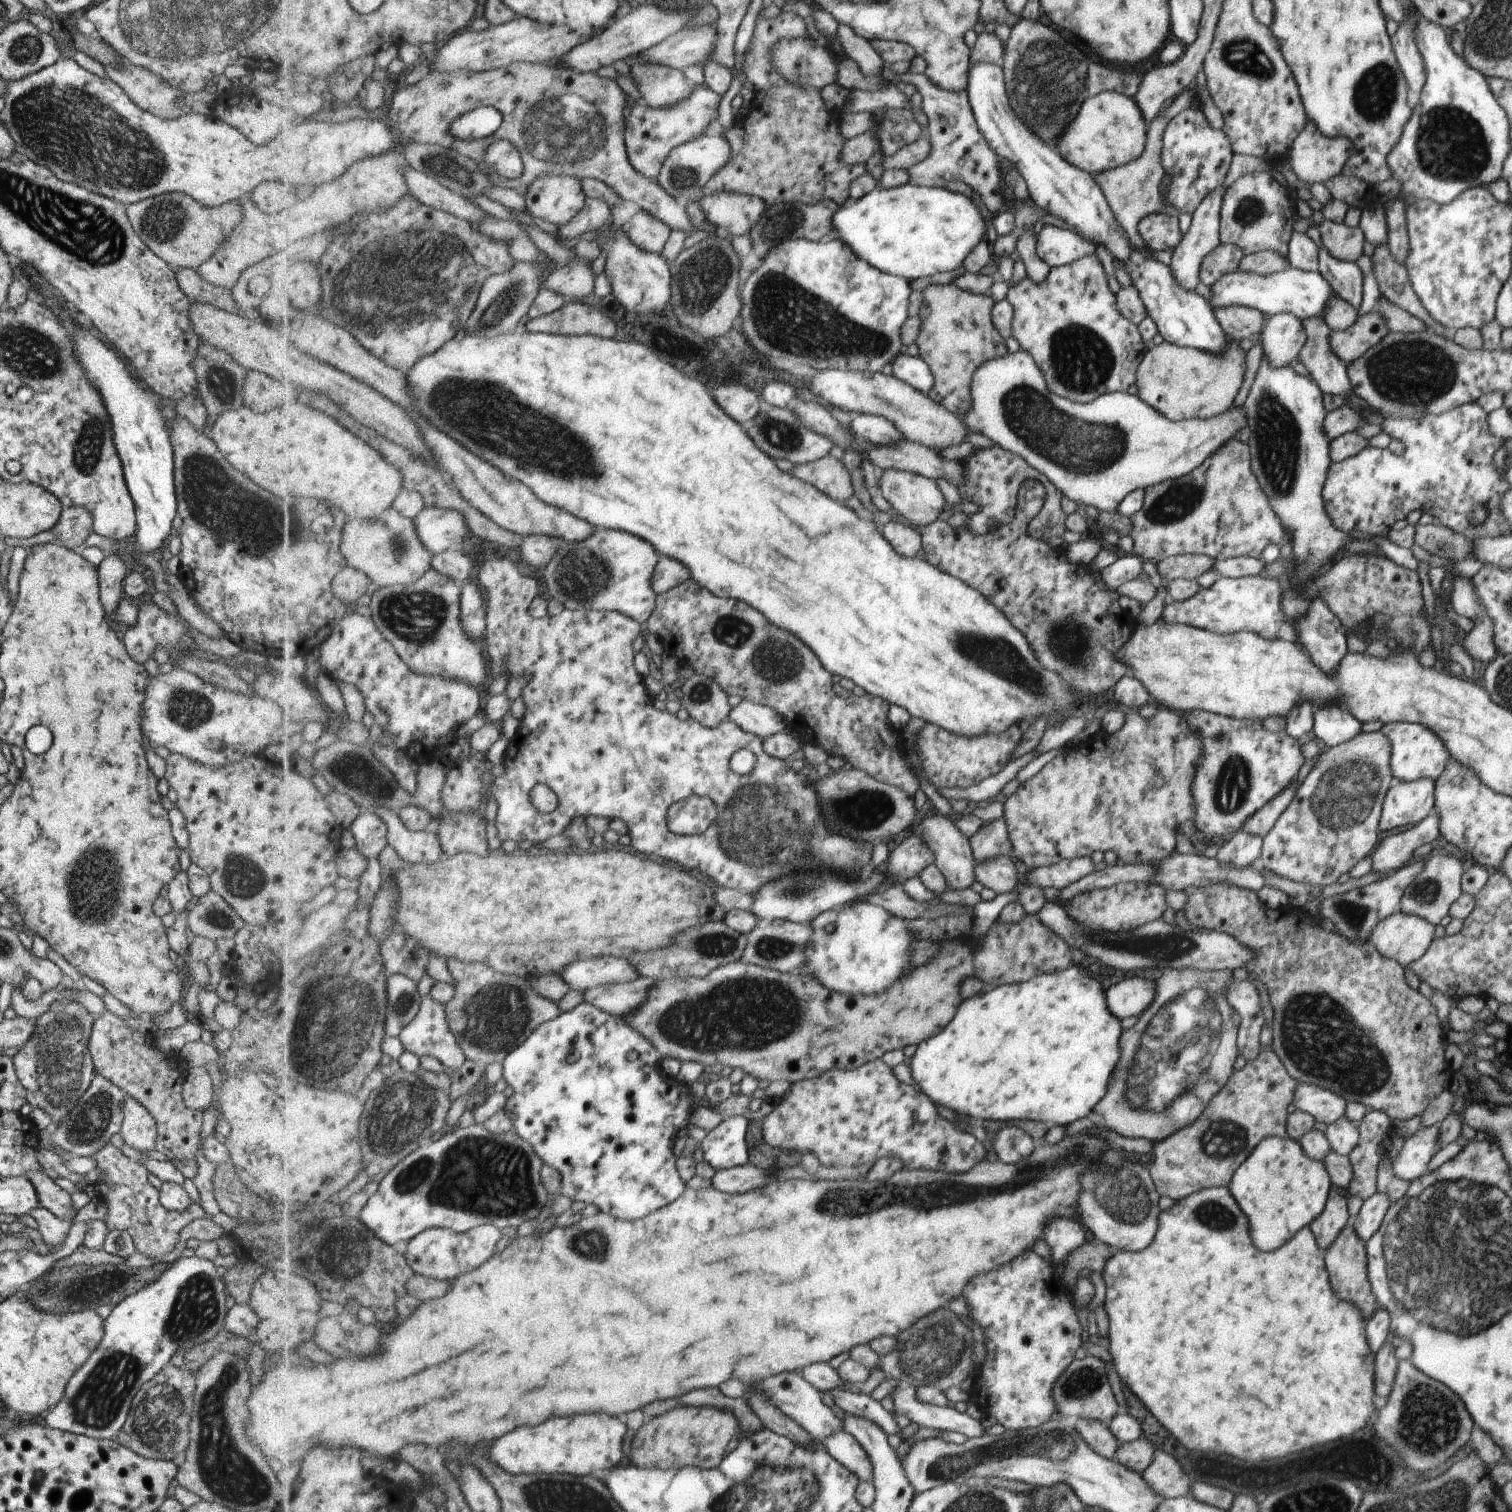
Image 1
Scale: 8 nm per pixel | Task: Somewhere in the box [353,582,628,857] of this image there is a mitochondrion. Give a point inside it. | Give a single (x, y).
(417, 617)

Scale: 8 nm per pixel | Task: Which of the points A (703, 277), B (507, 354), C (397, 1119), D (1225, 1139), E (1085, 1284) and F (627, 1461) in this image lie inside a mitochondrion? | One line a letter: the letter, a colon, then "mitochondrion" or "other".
A: mitochondrion
B: other
C: mitochondrion
D: mitochondrion
E: other
F: other

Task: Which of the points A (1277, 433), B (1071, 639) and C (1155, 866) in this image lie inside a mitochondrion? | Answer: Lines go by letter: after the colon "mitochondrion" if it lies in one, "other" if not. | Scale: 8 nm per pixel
A: mitochondrion
B: mitochondrion
C: other

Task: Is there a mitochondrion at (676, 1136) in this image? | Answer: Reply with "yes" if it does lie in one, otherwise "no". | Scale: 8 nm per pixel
no

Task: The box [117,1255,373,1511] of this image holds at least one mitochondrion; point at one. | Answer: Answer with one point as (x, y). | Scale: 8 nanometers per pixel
(223, 1468)

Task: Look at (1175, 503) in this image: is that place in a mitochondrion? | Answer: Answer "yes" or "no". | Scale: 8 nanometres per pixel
yes

